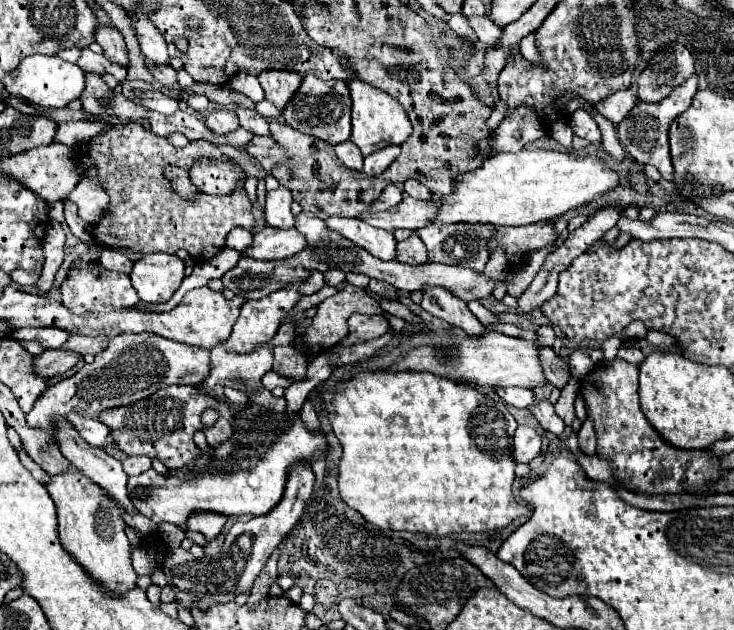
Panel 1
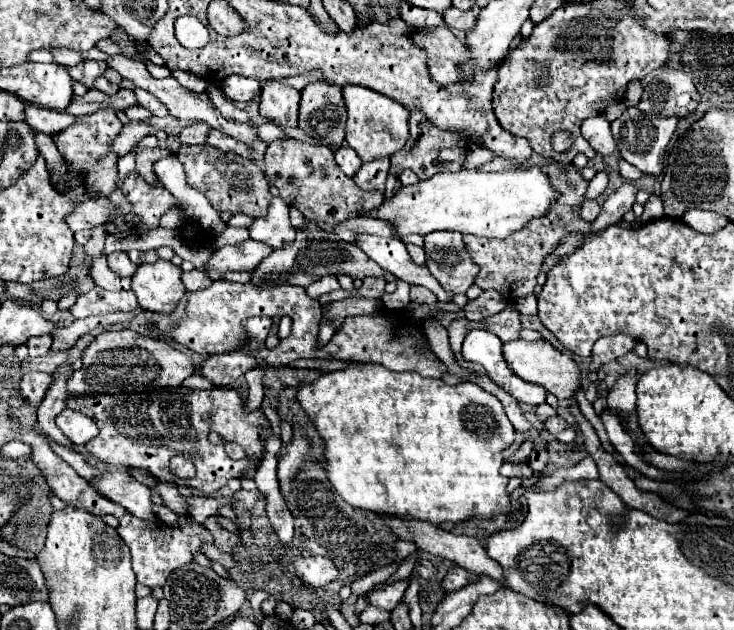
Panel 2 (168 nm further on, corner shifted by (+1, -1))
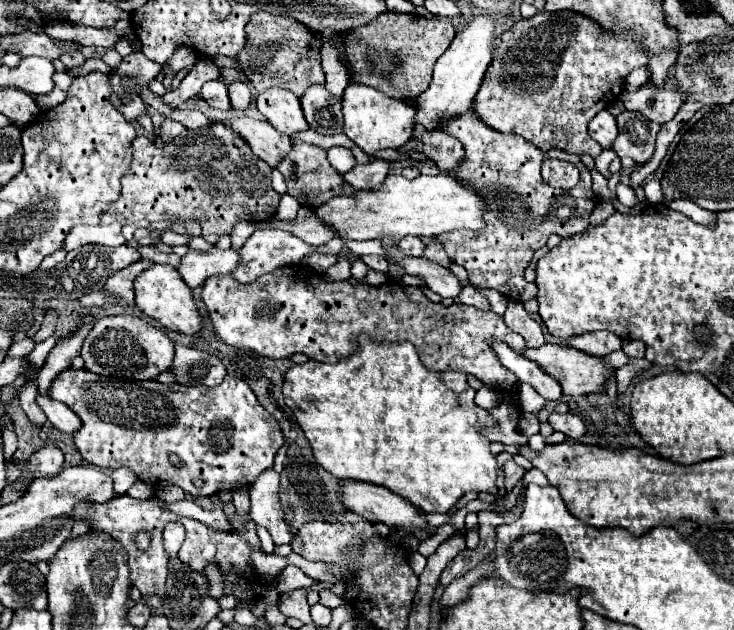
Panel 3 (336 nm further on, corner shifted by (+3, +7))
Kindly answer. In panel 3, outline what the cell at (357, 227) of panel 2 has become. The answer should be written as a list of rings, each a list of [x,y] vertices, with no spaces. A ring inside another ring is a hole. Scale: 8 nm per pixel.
[[[300,208],[294,220],[276,220],[274,224],[276,228],[302,238],[310,246],[322,246],[336,238],[336,230],[328,228],[328,222],[318,218],[318,214],[312,212],[312,208]]]

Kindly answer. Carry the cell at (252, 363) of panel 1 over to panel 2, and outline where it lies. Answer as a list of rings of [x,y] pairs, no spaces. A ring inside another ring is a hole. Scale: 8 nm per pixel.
[[[324,276],[324,278],[318,278],[316,282],[312,282],[312,284],[306,288],[306,292],[308,292],[308,296],[312,296],[312,298],[320,298],[320,296],[324,296],[324,294],[330,294],[330,292],[338,290],[338,288],[340,288],[340,284],[338,284],[338,280],[336,280],[334,276]]]

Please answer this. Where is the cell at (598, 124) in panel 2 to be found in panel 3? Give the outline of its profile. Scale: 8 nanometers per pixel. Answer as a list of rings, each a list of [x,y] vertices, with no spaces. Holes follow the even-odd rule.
[[[602,110],[598,112],[590,124],[588,124],[588,132],[590,132],[590,138],[596,140],[604,150],[612,148],[612,142],[616,140],[618,136],[618,128],[616,128],[616,118],[608,112],[608,110]]]

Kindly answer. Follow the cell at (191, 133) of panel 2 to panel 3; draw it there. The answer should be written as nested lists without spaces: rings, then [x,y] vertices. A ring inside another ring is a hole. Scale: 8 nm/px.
[[[166,118],[164,122],[162,122],[162,126],[160,126],[160,136],[162,136],[162,140],[166,140],[166,142],[170,142],[172,138],[176,138],[176,136],[180,136],[180,134],[184,134],[188,128],[184,126],[184,124],[180,124],[180,122],[176,122],[176,120],[172,120],[172,118]]]

